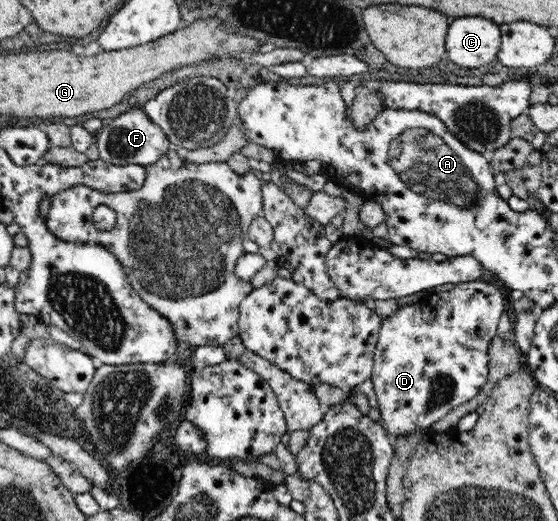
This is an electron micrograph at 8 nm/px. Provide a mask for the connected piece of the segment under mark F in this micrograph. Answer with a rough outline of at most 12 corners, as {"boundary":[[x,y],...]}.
{"boundary":[[145,111],[108,121],[100,159],[148,167],[173,147]]}

